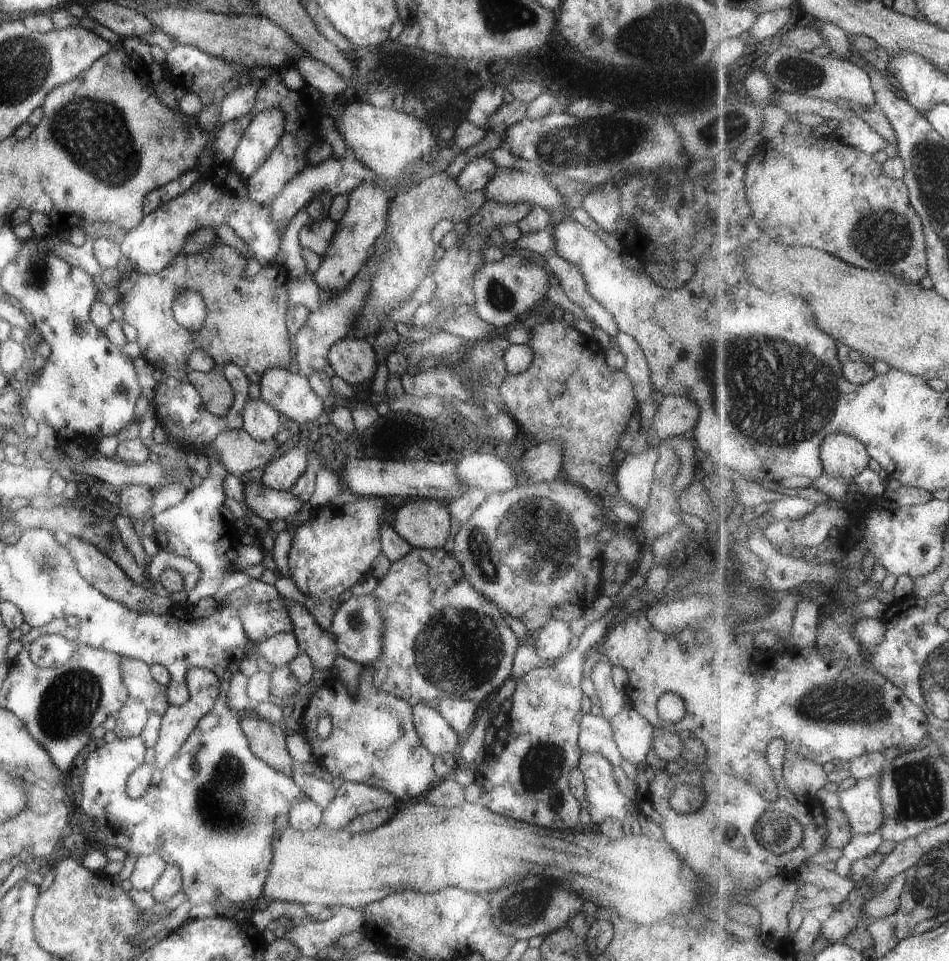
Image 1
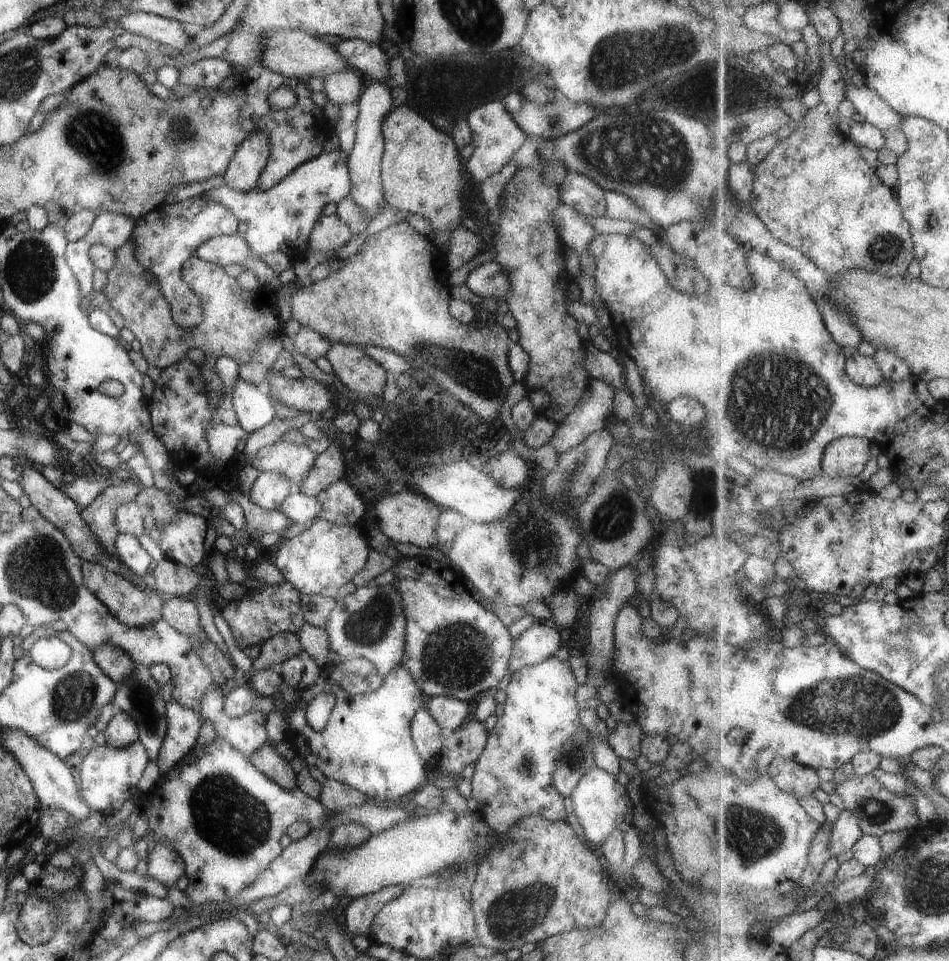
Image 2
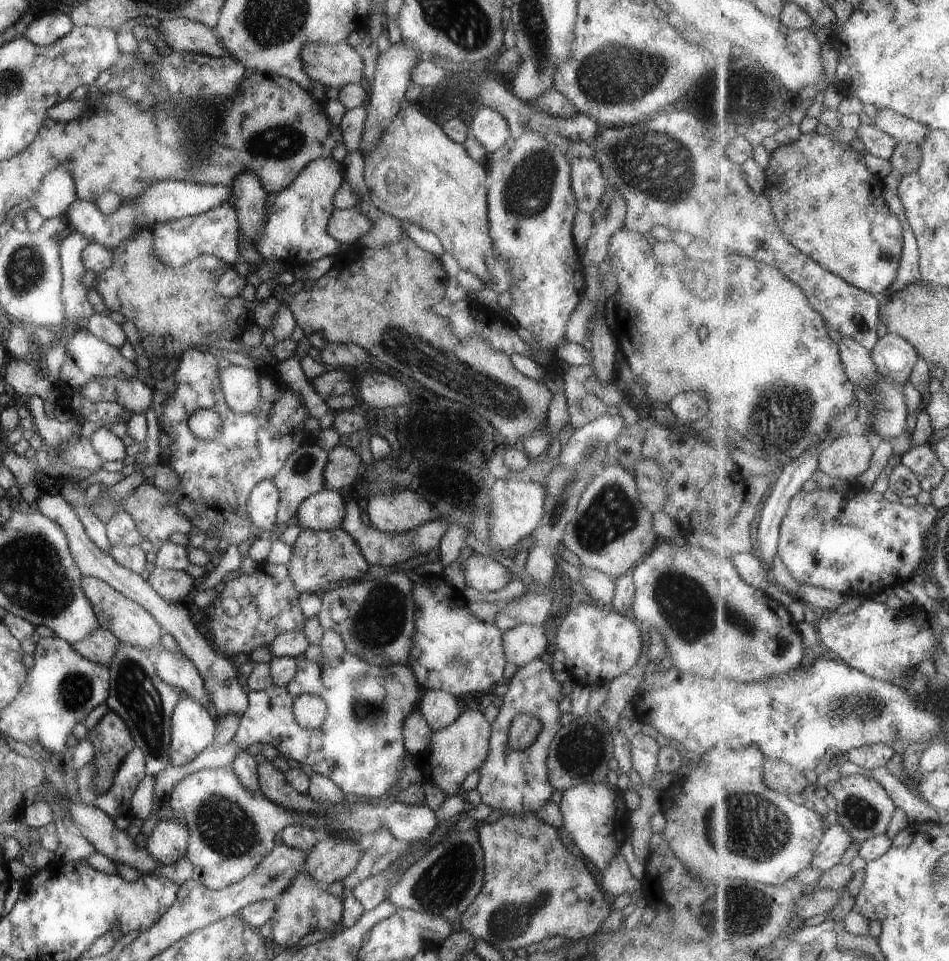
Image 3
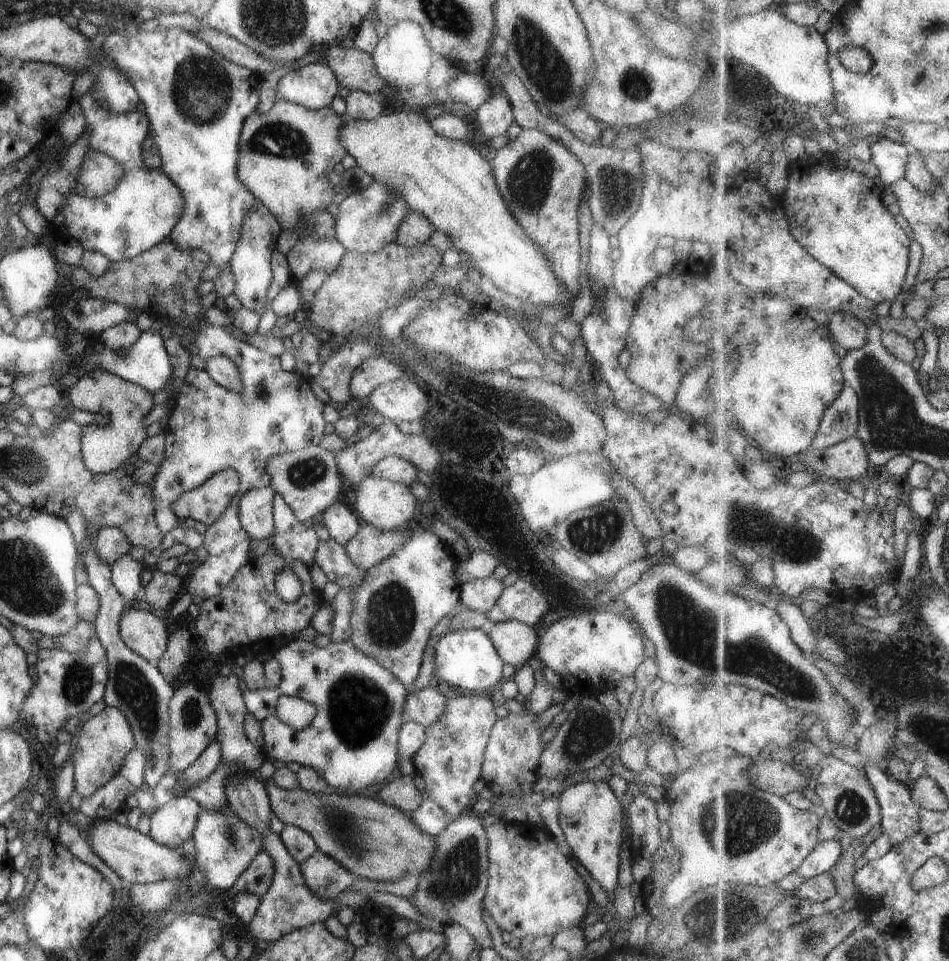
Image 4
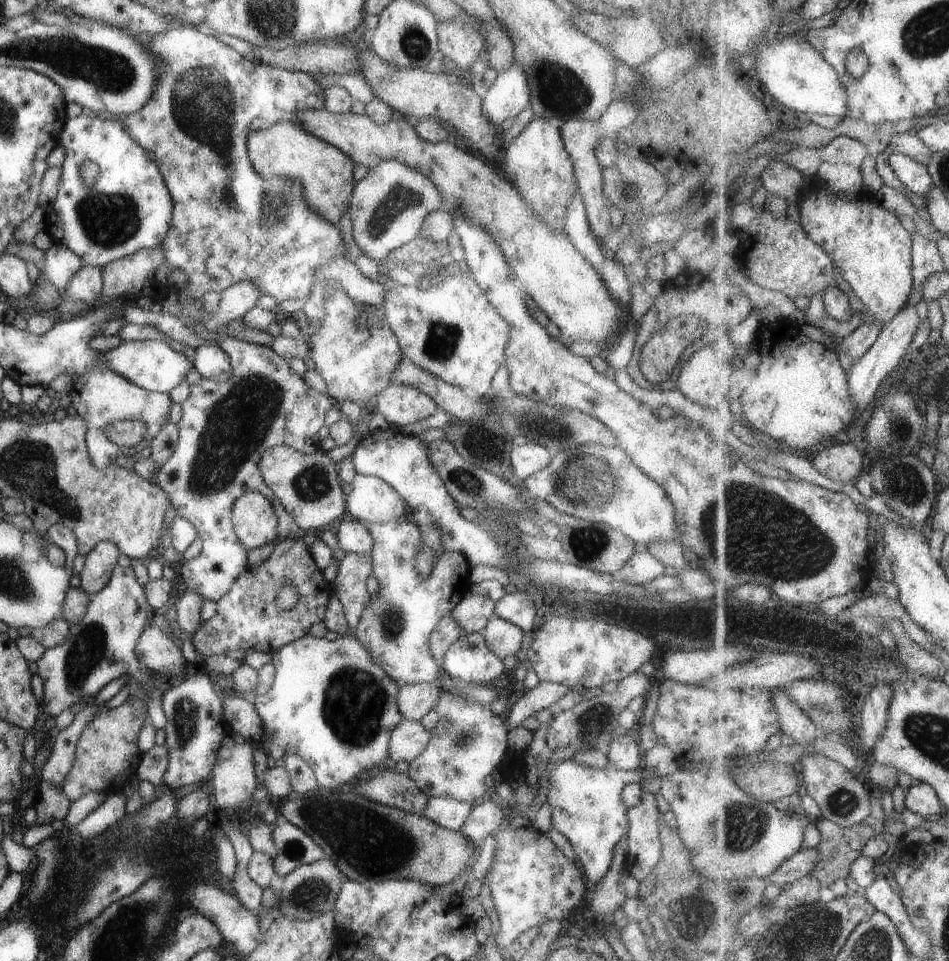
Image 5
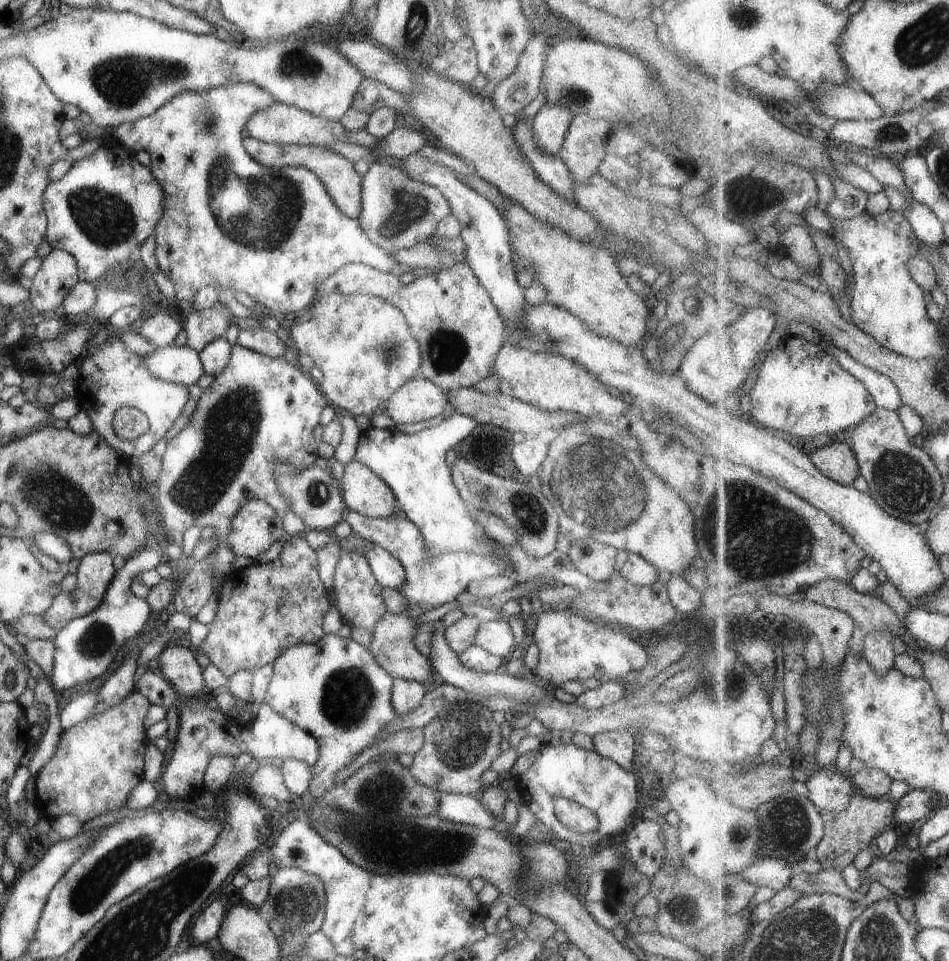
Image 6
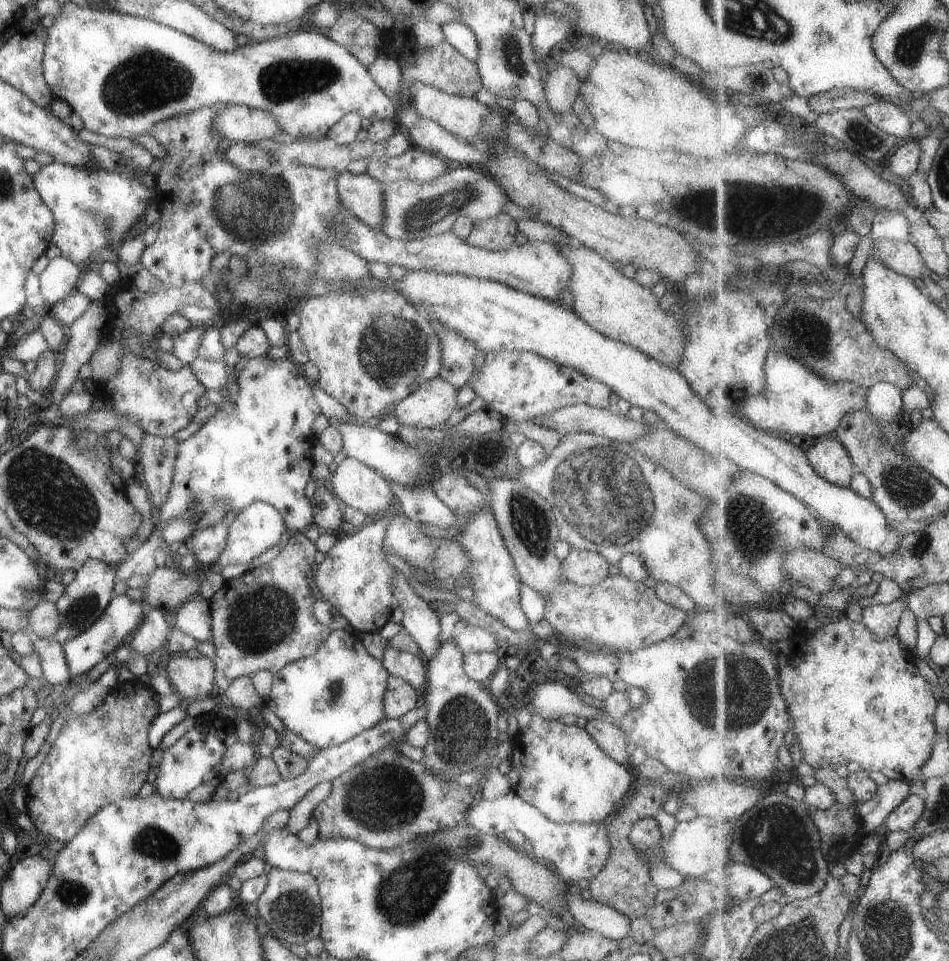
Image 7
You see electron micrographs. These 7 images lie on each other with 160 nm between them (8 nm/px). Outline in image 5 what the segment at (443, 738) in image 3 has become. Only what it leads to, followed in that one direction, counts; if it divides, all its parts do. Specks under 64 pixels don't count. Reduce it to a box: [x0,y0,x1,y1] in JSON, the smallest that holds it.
[406,698,508,805]

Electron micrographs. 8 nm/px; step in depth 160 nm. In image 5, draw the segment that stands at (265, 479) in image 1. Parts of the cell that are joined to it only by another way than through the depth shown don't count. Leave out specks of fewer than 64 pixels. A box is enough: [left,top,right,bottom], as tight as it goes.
[230,491,278,550]

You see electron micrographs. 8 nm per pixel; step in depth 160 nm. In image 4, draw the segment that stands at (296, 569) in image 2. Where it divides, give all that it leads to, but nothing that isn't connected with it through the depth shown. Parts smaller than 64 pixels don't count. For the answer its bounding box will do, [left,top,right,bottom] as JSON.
[310,537,363,589]

